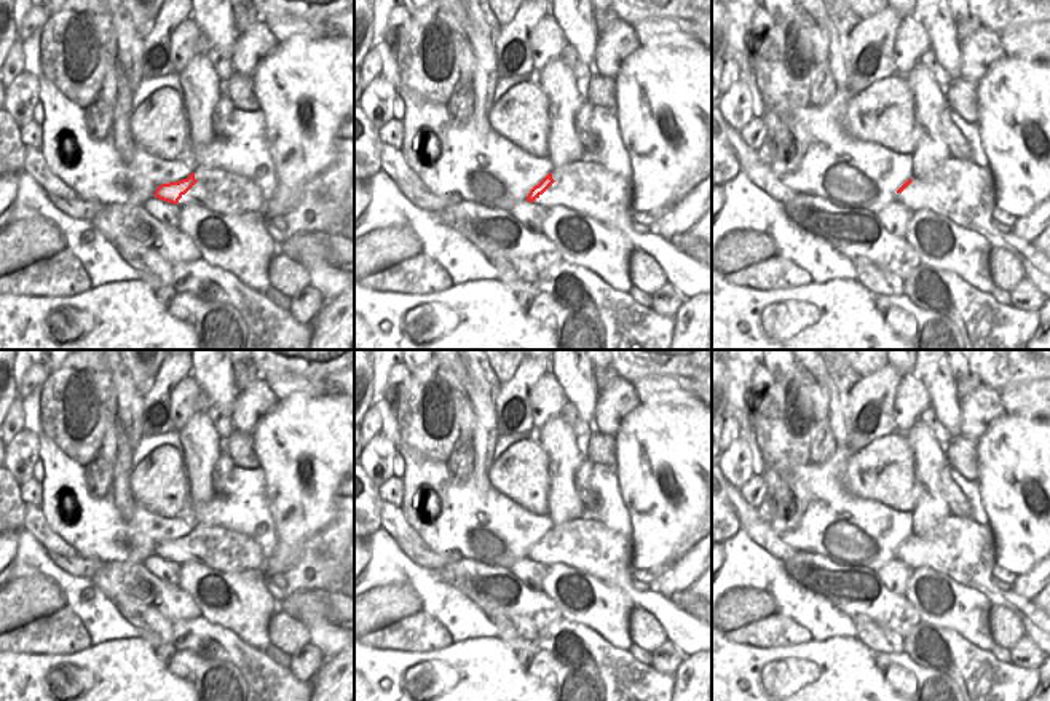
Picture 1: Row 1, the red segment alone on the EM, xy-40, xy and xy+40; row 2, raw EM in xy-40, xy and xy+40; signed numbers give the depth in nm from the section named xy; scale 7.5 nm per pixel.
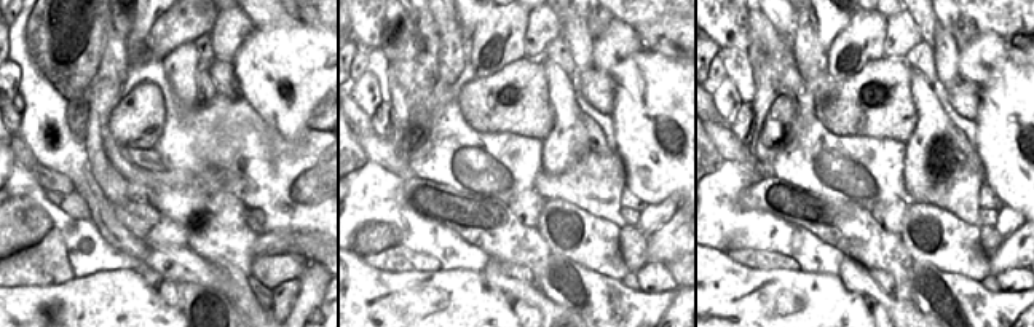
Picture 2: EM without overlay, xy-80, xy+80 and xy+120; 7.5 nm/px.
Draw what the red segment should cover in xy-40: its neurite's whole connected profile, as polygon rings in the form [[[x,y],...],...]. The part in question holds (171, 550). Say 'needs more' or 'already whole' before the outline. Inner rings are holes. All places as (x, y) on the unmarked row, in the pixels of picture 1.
needs more; [[[191,530],[179,540],[161,541],[155,554],[144,560],[144,567],[166,584],[179,586],[180,564],[177,560],[196,540]]]

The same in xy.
needs more; [[[549,530],[538,543],[530,548],[525,559],[517,560],[509,568],[520,581],[535,591],[541,591],[541,583],[547,573],[547,565],[536,562],[535,557],[539,556],[554,540],[552,530]]]

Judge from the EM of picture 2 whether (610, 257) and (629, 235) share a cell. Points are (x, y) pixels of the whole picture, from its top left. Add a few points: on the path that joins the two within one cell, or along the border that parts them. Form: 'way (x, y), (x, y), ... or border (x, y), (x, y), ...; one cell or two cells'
border (619, 230), (619, 254), (629, 270); two cells

